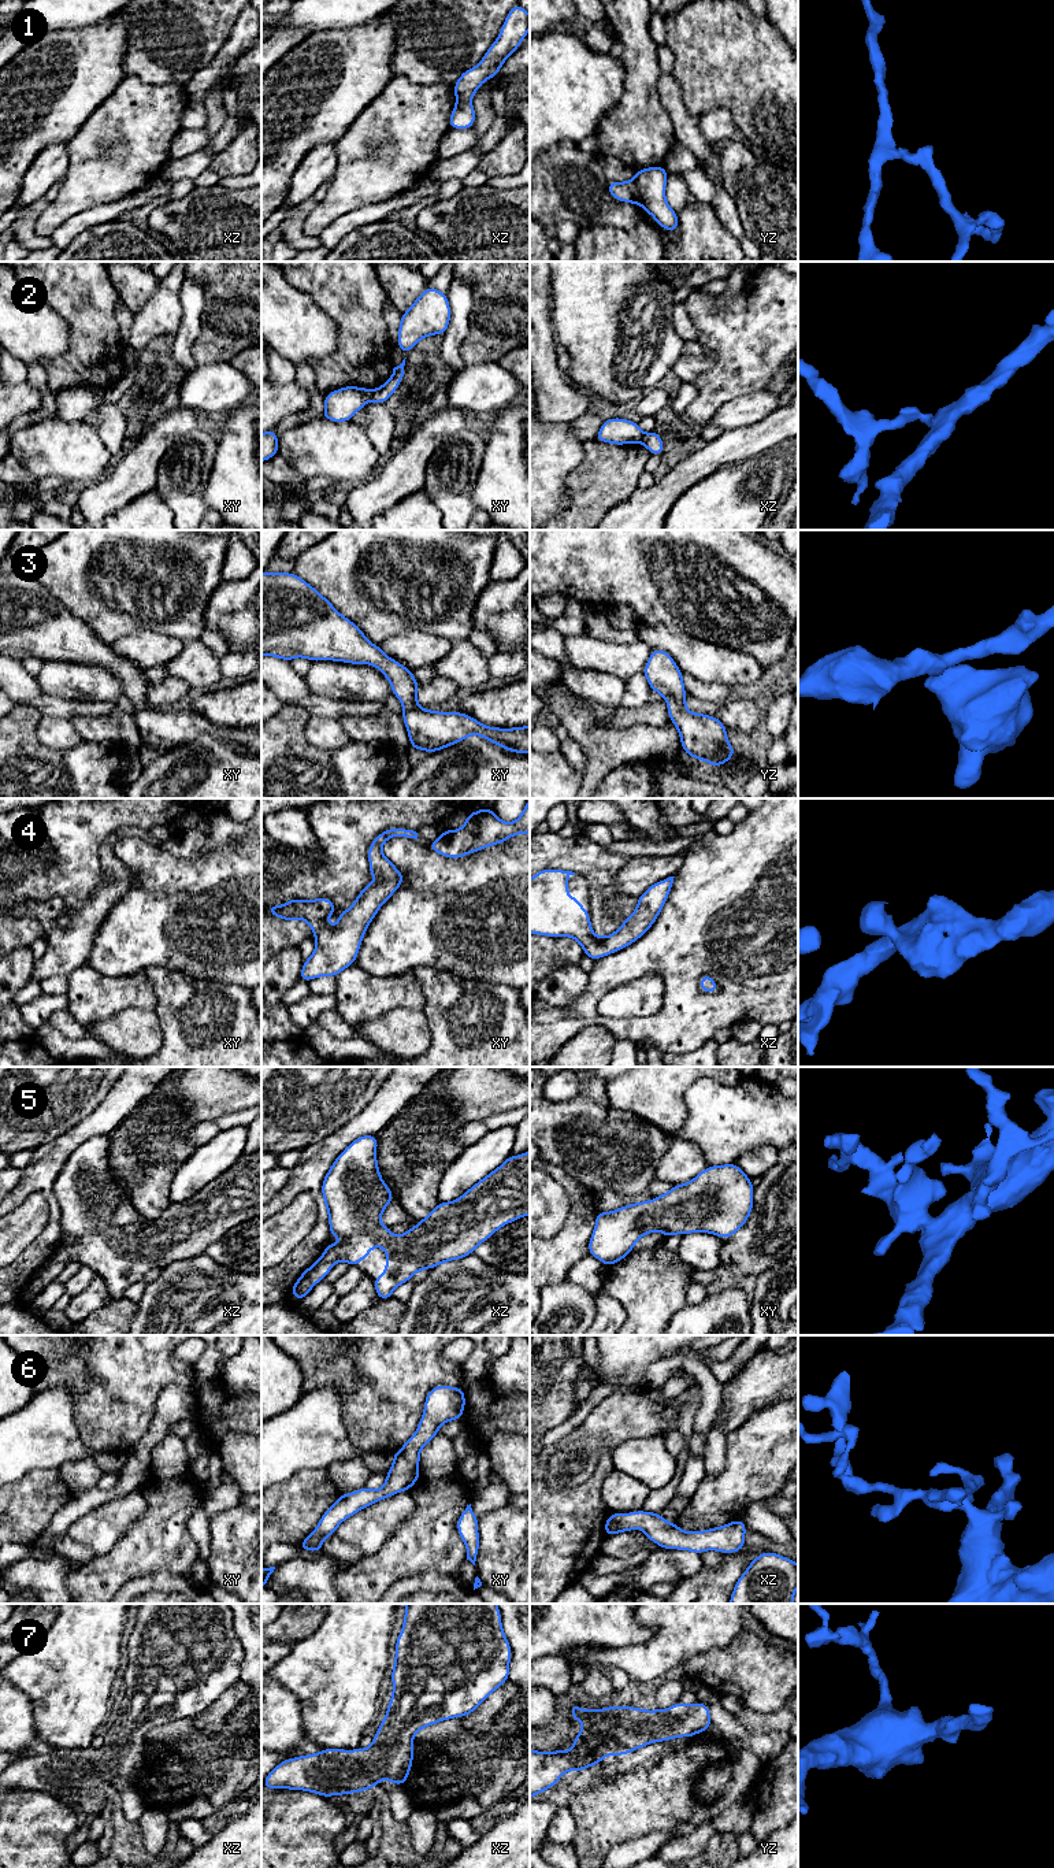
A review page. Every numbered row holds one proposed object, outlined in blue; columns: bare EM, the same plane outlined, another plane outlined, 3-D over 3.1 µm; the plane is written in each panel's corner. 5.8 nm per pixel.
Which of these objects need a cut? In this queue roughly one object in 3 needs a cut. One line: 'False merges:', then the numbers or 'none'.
False merges: 1, 2

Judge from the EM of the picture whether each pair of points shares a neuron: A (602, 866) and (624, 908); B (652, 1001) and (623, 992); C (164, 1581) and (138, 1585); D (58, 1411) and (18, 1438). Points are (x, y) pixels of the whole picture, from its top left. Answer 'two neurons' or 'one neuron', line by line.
A: one neuron
B: one neuron
C: one neuron
D: one neuron

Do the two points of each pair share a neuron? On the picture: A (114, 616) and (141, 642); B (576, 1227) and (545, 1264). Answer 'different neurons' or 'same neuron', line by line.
A: different neurons
B: same neuron

